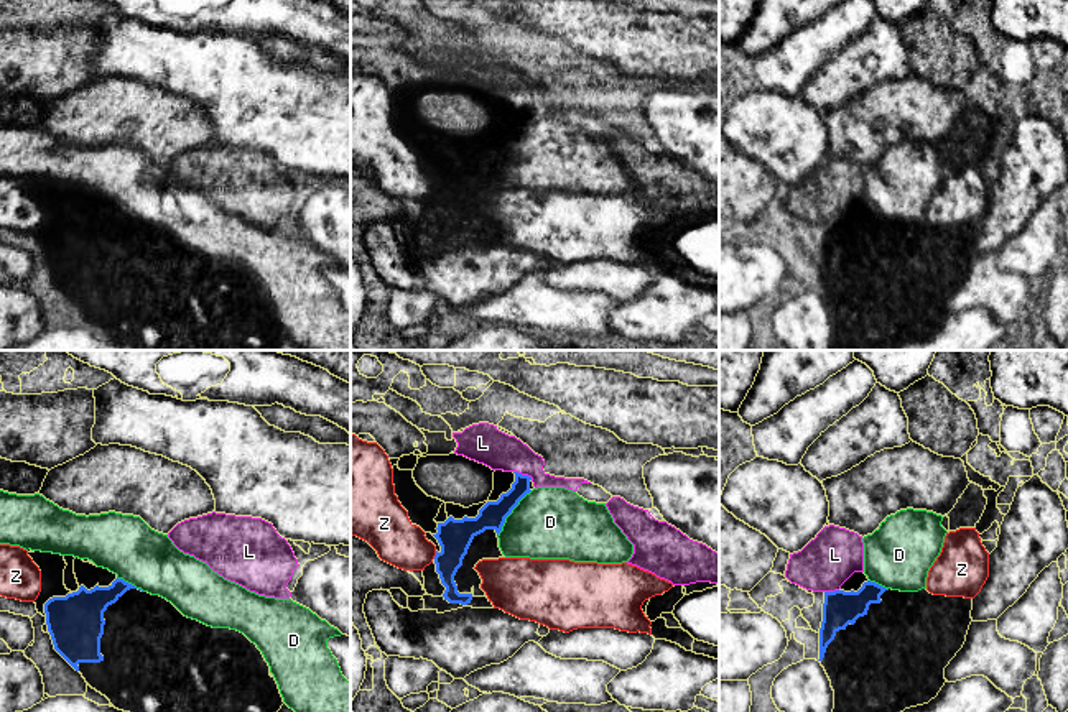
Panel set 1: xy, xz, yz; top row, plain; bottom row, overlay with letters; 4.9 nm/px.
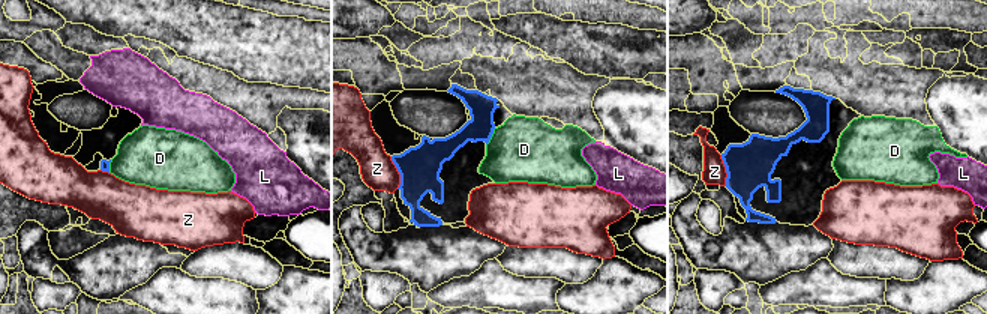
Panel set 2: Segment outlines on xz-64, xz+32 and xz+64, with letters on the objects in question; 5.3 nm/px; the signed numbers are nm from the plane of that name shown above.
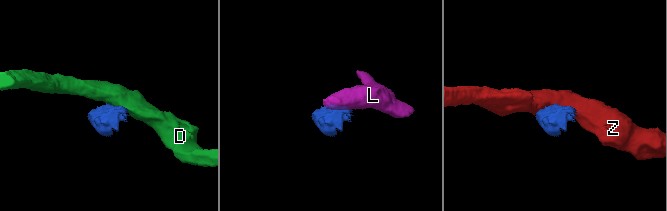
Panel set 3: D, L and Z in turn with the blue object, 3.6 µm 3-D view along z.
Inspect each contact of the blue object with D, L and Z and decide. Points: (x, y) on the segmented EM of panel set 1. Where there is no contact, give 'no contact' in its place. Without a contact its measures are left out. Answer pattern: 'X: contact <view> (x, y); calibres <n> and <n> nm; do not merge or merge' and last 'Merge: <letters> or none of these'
D: contact xz (510, 512); calibres 130 and 360 nm; do not merge
L: contact xz (524, 476); calibres 130 and 190 nm; do not merge
Z: contact xz (436, 554); calibres 170 and 220 nm; do not merge
Merge: none of these

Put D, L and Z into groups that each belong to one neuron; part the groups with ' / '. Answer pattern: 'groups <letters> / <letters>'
groups D / L / Z

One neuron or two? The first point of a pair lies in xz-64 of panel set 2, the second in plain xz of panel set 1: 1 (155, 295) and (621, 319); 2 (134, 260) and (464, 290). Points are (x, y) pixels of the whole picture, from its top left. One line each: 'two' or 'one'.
1: two
2: one

